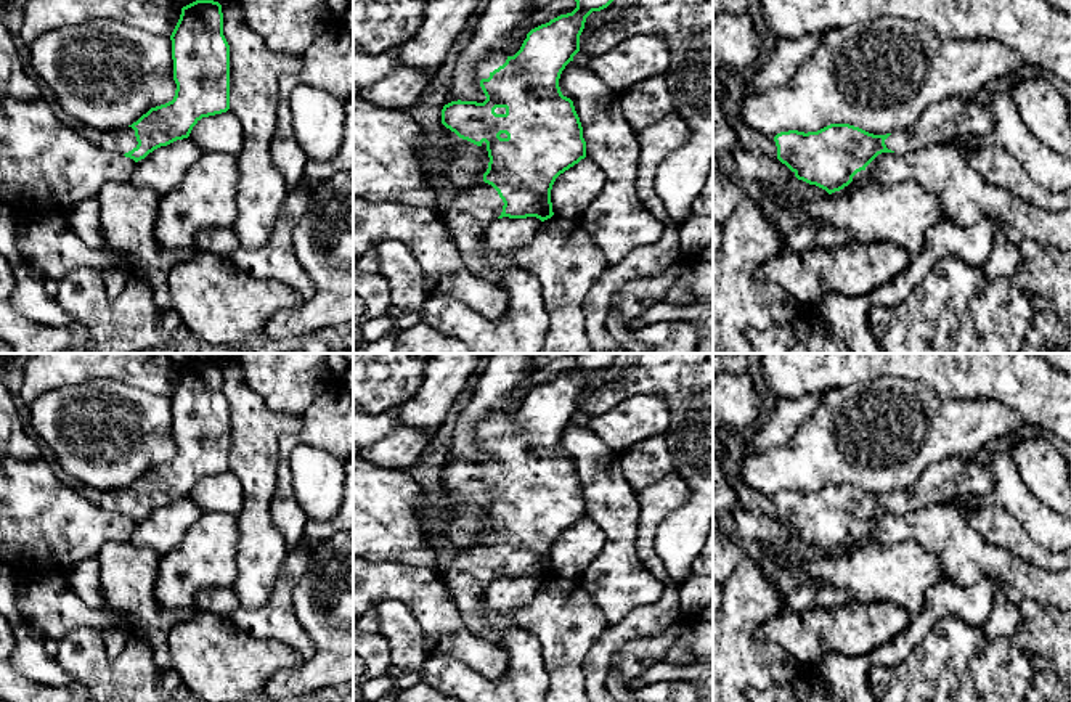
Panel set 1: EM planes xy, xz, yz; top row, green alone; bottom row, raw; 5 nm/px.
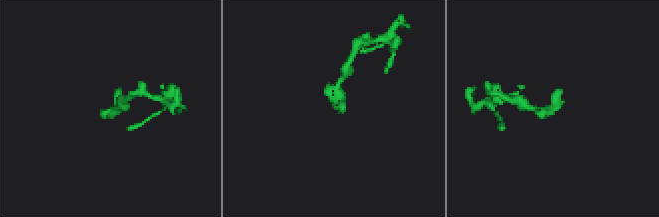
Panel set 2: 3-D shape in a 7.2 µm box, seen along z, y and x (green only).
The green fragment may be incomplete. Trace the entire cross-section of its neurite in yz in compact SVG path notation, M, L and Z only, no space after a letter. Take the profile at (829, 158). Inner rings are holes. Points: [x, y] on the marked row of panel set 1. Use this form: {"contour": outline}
{"contour": "M952 98L930 106L915 125L902 132L873 135L849 124L830 124L808 133L780 132L774 141L777 159L798 180L832 194L848 186L882 153L951 145L957 137L979 138L992 129L994 116L984 101Z"}

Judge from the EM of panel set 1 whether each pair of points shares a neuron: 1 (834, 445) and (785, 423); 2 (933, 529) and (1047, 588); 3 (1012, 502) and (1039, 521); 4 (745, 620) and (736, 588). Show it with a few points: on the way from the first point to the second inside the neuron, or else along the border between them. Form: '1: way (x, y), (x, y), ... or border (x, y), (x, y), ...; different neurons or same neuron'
1: border (821, 399), (821, 404), (787, 442), (766, 450); different neurons
2: way (962, 550), (970, 558), (997, 563), (1018, 577); same neuron
3: way (1018, 502), (1033, 514); same neuron
4: way (744, 612), (744, 596); same neuron

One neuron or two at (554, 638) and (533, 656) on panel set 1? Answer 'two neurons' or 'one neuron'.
two neurons

